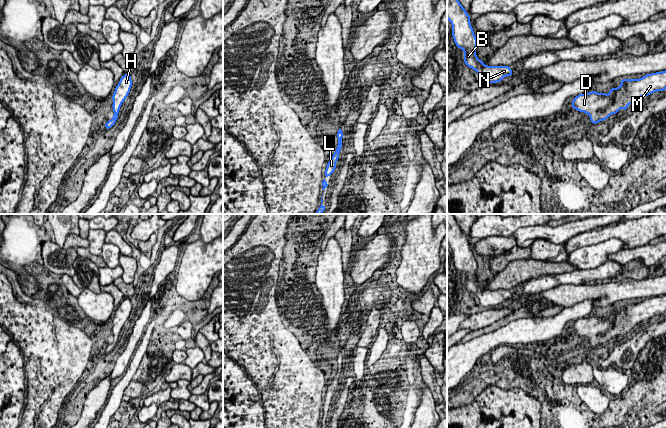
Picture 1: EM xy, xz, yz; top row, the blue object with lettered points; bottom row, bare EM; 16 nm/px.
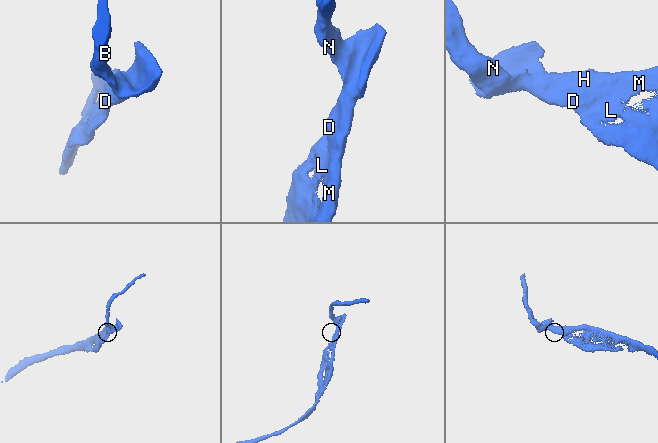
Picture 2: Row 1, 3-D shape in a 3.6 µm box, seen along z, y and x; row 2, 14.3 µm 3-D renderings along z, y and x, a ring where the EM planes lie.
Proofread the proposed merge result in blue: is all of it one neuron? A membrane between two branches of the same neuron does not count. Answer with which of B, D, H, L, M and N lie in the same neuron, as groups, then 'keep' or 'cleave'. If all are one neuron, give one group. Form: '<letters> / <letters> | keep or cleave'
B D H L M N | keep

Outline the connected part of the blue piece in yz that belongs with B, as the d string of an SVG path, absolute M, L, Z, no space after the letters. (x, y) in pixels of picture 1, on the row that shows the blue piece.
M447 0L447 18L452 24L452 36L456 46L464 51L464 63L477 72L483 84L501 82L504 77L512 76L509 66L488 66L483 64L484 60L478 60L476 56L477 39L470 24L471 17L458 0Z

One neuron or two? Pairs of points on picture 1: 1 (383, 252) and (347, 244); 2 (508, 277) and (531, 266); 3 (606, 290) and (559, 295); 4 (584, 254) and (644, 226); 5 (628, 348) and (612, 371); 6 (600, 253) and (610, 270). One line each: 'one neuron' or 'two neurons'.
1: two neurons
2: one neuron
3: one neuron
4: two neurons
5: two neurons
6: two neurons

